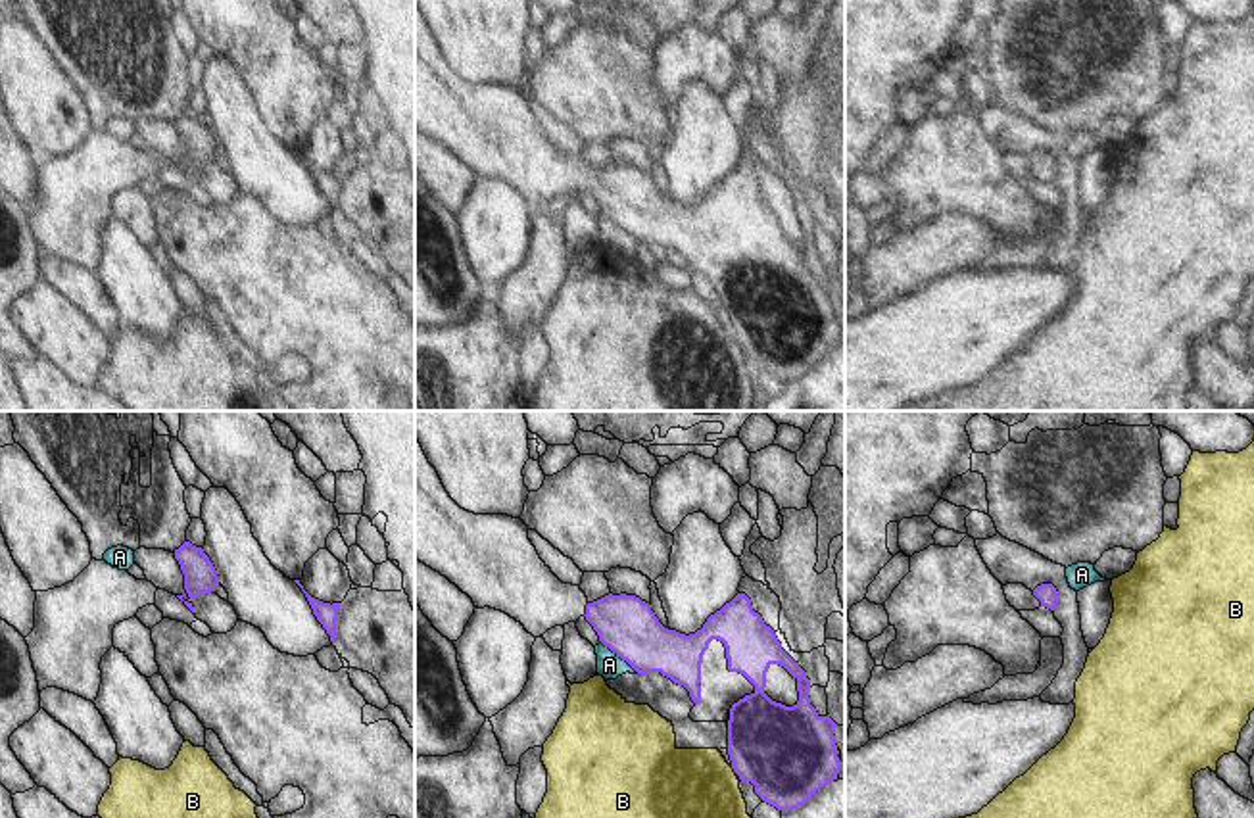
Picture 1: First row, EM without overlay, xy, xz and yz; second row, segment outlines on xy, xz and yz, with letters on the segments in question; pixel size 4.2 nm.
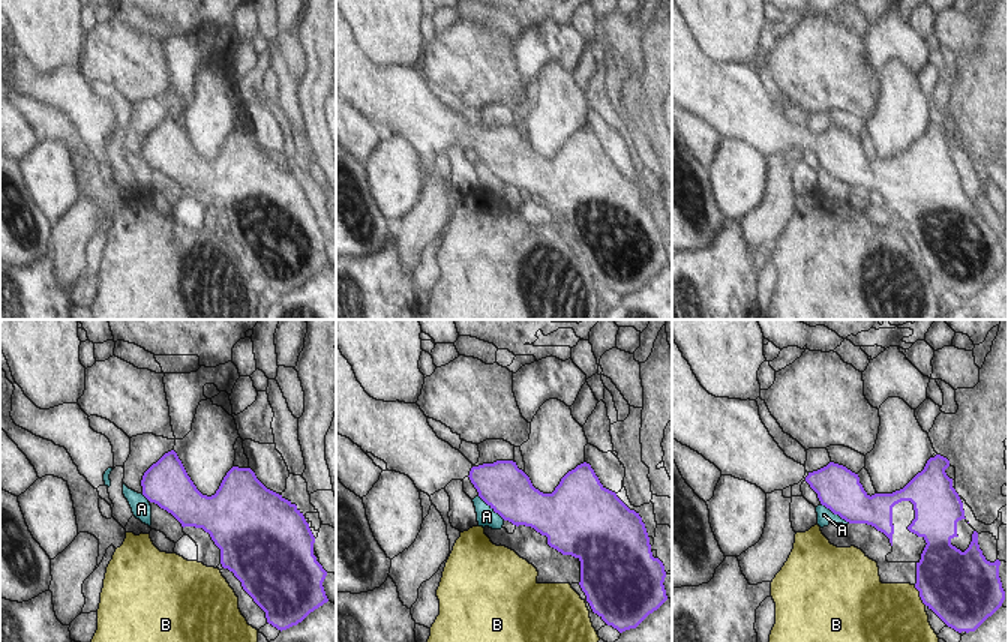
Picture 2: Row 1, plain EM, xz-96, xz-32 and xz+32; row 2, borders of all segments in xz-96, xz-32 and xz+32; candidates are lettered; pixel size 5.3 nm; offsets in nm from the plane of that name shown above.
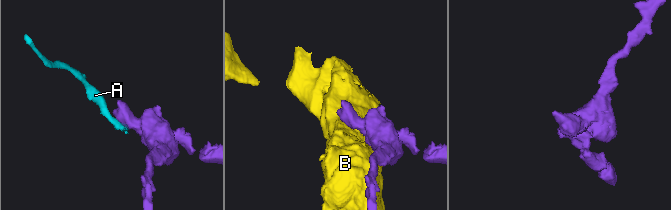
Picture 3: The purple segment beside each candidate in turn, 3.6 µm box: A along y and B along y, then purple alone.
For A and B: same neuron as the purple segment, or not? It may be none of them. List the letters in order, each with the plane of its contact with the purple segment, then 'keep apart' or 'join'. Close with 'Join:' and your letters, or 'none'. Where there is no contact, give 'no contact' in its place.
A: contact in xz; keep apart
B: contact in xz; keep apart
Join: none

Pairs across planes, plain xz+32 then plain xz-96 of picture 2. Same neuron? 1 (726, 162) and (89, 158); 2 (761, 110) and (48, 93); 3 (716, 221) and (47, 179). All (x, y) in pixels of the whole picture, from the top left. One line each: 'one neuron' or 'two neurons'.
1: two neurons
2: one neuron
3: two neurons

